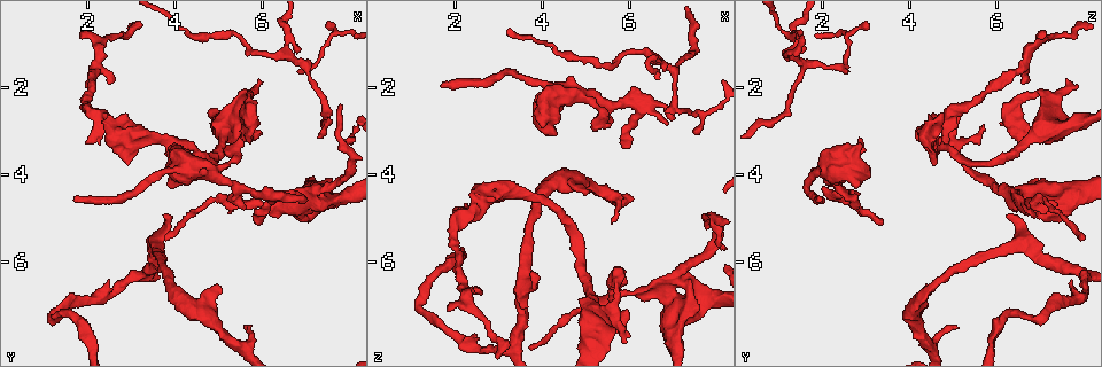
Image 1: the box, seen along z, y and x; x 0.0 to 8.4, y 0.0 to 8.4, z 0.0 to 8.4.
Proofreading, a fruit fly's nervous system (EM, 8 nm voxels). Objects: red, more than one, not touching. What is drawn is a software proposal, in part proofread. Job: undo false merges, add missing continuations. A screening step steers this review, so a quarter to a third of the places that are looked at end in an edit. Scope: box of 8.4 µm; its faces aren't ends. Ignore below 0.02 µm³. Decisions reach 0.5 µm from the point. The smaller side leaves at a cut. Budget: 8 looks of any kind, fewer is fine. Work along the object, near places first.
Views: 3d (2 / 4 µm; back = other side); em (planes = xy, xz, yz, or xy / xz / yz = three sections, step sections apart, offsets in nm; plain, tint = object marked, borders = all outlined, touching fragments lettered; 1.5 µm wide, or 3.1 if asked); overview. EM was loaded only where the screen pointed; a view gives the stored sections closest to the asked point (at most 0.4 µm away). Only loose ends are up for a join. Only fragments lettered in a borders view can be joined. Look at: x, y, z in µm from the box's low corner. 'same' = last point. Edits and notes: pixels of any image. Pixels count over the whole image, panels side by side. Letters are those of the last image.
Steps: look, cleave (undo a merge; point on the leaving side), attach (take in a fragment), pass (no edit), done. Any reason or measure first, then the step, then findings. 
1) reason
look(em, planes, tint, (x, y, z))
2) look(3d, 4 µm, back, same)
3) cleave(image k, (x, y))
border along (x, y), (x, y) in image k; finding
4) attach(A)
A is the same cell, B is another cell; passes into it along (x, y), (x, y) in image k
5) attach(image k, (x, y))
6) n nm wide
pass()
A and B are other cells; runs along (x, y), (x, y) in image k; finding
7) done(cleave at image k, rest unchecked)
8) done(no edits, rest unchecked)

looks like a crossing
look(3d, 4 µm, (6.55, 1.30, 1.40))

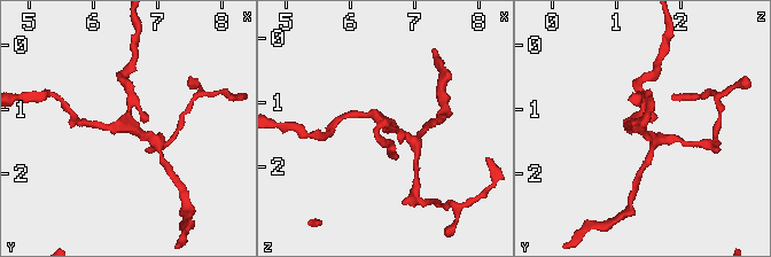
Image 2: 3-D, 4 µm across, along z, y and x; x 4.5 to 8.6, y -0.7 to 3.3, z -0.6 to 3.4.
4 arms
look(em, planes, borders, (6.60, 1.30, 1.40))

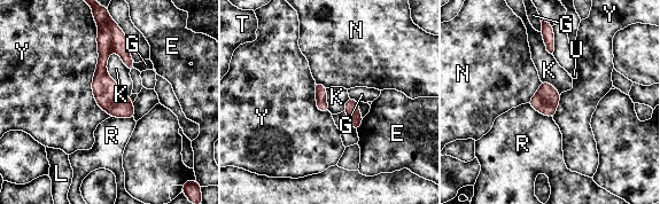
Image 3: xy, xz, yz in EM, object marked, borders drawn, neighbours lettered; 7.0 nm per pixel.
cleave(image 3, (101, 15))
E, G, K, L, N, R, T, U and Y are other cells; border along (100, 23), (109, 29), (113, 49) in image 3; two neurons meet here

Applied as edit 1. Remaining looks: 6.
thick end
look(em, xz, step 8, tint, (3.90, 3.30, 2.90))

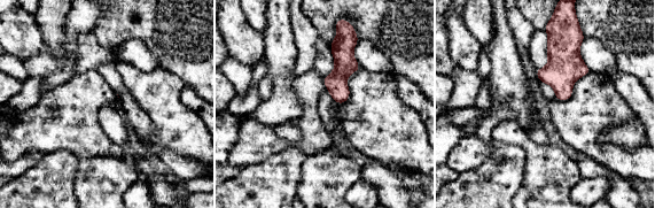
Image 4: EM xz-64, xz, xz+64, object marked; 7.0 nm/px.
look(em, xy, step 4, borders, same)

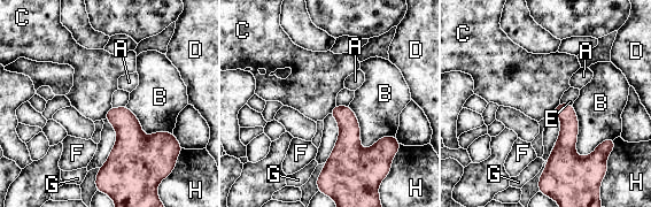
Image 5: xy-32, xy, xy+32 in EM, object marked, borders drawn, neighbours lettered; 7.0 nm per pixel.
pass()
A, B, C, D, E, F, G and H are other cells; border along (111, 106), (103, 119) in image 5; none of them fits

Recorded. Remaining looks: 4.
look(3d, 4 µm, back, (1.90, 0.80, 7.15))

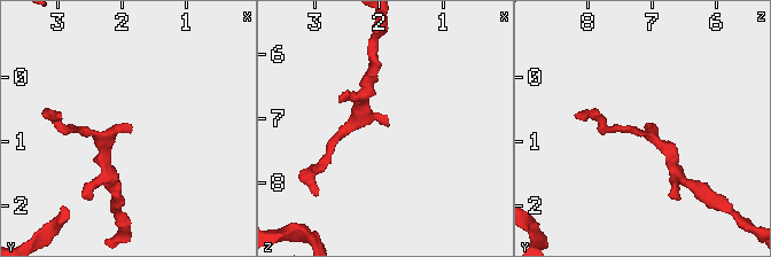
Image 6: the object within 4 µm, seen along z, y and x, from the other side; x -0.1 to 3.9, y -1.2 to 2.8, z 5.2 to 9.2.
need the tissue
look(em, planes, borders, (1.85, 0.80, 7.10))

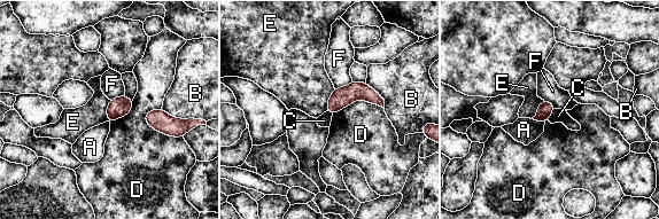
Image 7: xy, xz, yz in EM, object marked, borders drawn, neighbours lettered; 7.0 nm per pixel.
pass()
A, B, C, D, E and F are other cells; border along (555, 108), (547, 119) in image 7; none of them fits

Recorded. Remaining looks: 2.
done(cleave at image 3, rest unchecked)

